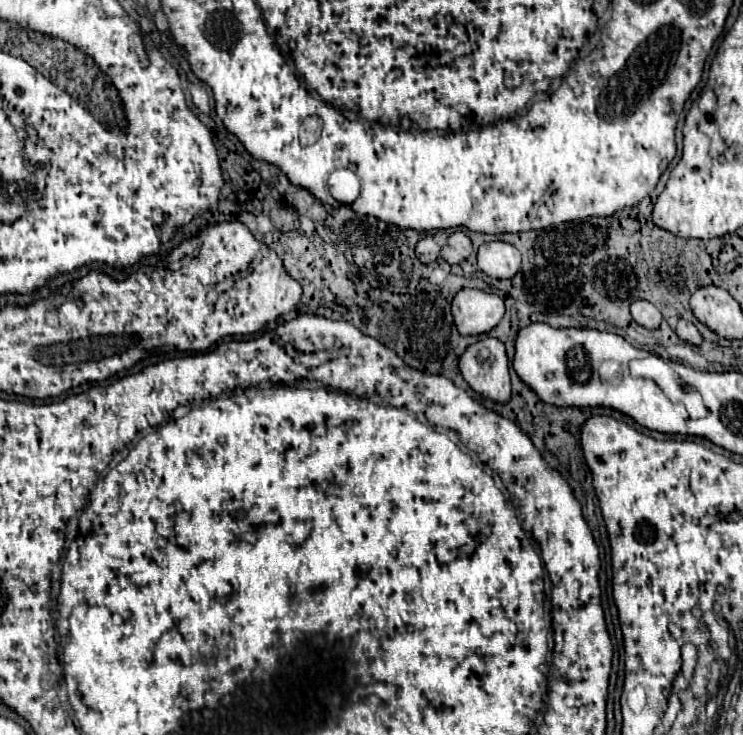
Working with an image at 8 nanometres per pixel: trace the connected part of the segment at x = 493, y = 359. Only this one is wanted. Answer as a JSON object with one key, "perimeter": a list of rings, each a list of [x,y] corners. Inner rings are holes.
{"perimeter":[[[485,338],[469,346],[459,358],[465,382],[483,398],[505,404],[511,398],[509,360],[505,346],[497,338]]]}

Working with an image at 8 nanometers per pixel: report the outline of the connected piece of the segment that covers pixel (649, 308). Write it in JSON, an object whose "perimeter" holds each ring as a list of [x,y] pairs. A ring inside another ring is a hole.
{"perimeter":[[[637,300],[631,304],[631,316],[637,324],[645,326],[647,330],[657,330],[661,324],[661,312],[647,300]]]}

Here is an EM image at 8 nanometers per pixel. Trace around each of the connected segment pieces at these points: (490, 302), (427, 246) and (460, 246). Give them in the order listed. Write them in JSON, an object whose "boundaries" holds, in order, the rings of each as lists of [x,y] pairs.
{"boundaries":[[[[463,288],[457,292],[453,306],[453,320],[457,330],[467,336],[467,334],[485,334],[493,330],[505,312],[503,300],[495,294],[487,294],[481,290],[473,288]]],[[[425,236],[425,238],[419,240],[415,252],[417,252],[417,258],[423,264],[431,264],[431,262],[435,262],[439,258],[439,244],[431,236]]],[[[457,230],[447,238],[447,244],[441,248],[441,258],[449,264],[459,264],[461,260],[469,258],[473,254],[471,240],[467,238],[465,232]]]]}

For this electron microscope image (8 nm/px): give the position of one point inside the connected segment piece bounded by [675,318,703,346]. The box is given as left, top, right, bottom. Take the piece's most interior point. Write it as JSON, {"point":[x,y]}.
{"point":[686,331]}

